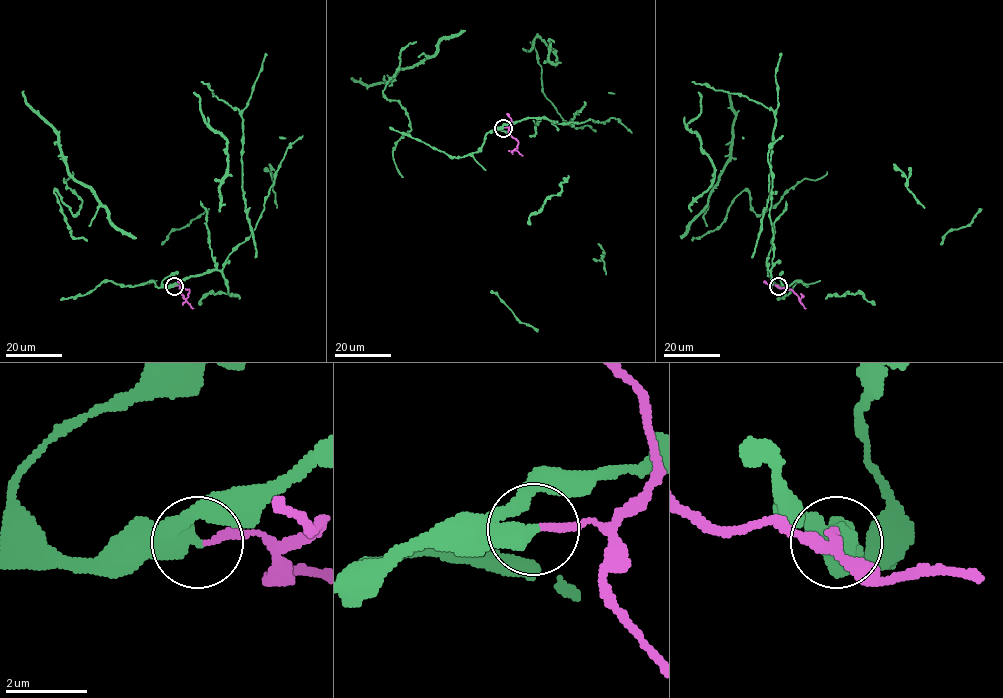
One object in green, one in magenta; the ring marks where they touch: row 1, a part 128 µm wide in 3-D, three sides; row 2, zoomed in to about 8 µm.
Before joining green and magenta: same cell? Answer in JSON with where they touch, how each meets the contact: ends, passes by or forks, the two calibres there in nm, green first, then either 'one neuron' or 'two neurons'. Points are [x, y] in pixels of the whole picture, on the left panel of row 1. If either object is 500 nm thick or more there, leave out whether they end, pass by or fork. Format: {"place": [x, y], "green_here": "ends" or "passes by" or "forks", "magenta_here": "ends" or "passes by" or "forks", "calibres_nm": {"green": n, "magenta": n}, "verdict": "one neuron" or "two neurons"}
{"place": [174, 286], "green_here": "passes by", "magenta_here": "ends", "calibres_nm": {"green": 360, "magenta": 190}, "verdict": "two neurons"}

